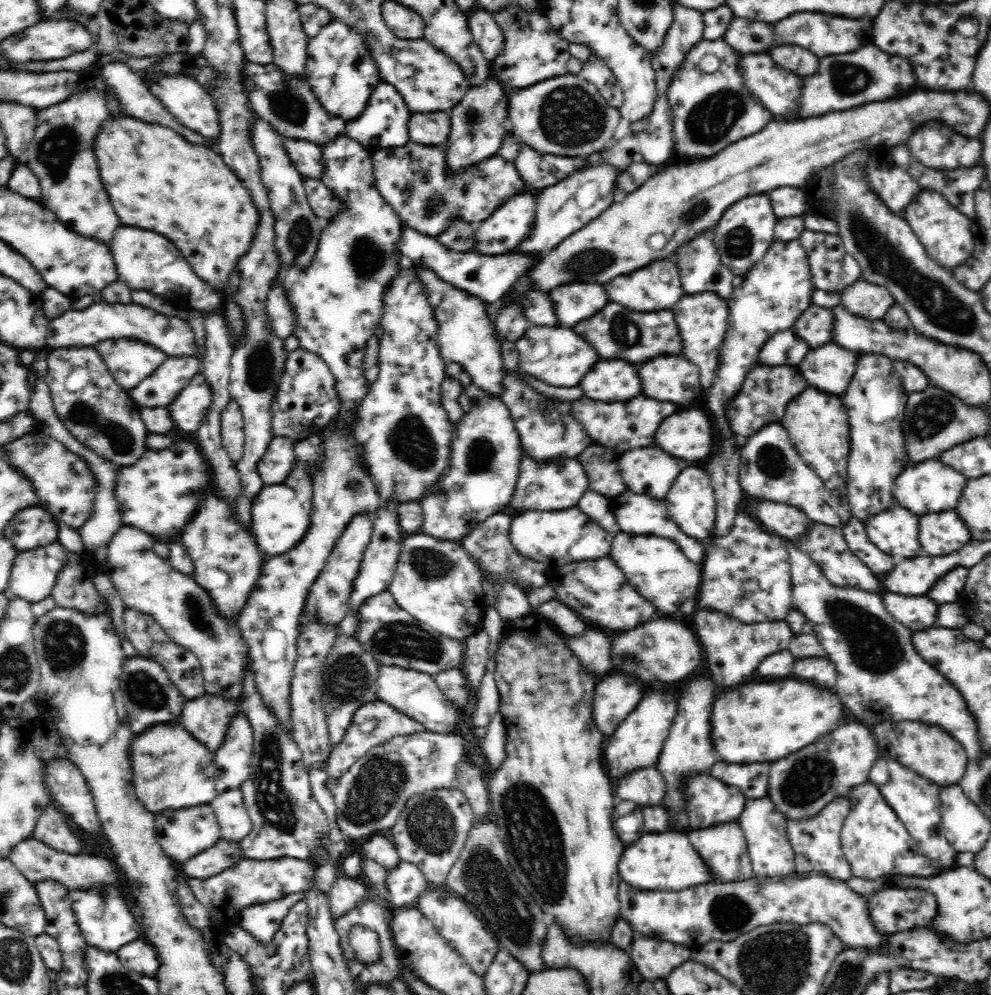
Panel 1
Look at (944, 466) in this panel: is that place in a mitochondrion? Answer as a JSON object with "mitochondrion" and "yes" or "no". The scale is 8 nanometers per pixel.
{"mitochondrion":"no"}

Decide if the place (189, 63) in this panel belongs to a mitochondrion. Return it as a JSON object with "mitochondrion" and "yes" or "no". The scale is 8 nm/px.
{"mitochondrion":"no"}

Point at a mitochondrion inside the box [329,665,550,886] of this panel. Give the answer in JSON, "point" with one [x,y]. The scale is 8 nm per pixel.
{"point":[380,785]}

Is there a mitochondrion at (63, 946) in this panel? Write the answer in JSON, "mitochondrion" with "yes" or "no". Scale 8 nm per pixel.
{"mitochondrion":"no"}

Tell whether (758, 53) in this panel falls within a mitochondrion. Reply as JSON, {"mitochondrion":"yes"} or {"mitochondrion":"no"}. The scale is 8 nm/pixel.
{"mitochondrion":"no"}

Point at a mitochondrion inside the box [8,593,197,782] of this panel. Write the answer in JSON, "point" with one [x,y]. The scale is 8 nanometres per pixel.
{"point":[65,644]}

